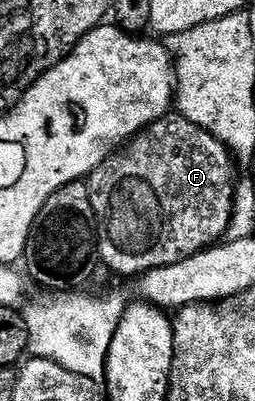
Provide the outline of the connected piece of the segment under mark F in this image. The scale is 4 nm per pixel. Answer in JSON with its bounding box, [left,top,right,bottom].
[87,120,239,278]

